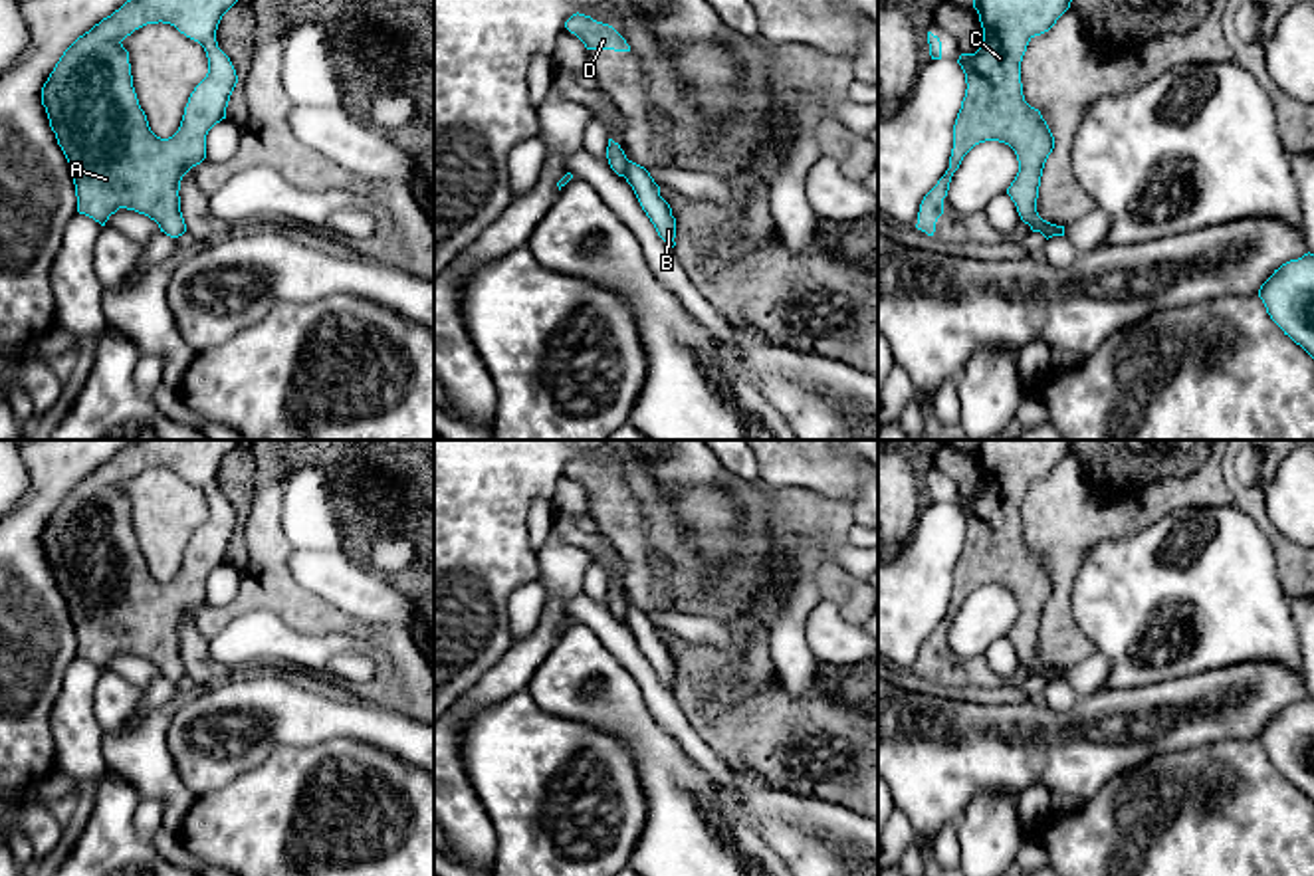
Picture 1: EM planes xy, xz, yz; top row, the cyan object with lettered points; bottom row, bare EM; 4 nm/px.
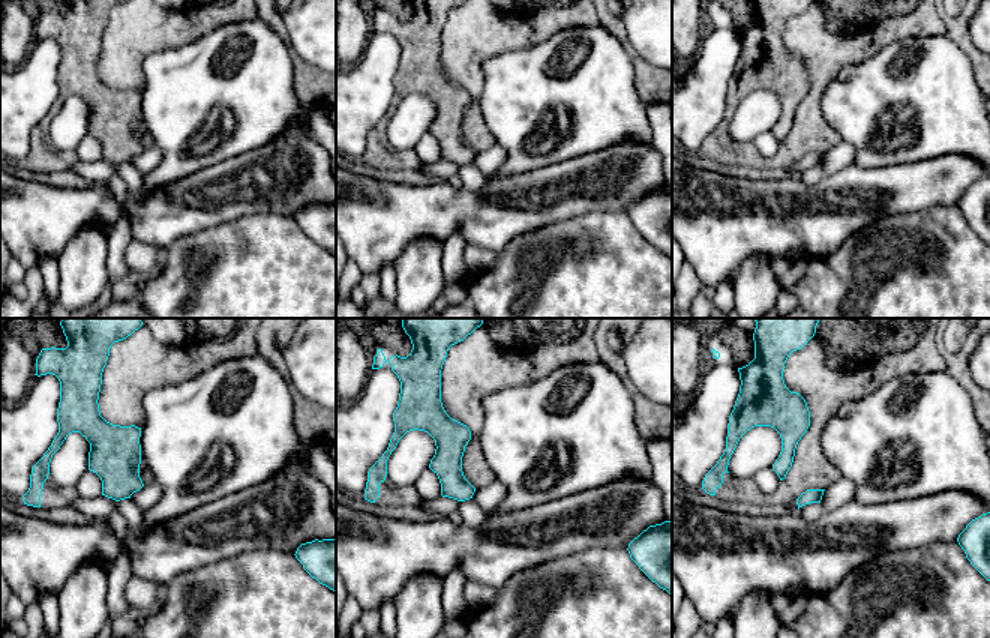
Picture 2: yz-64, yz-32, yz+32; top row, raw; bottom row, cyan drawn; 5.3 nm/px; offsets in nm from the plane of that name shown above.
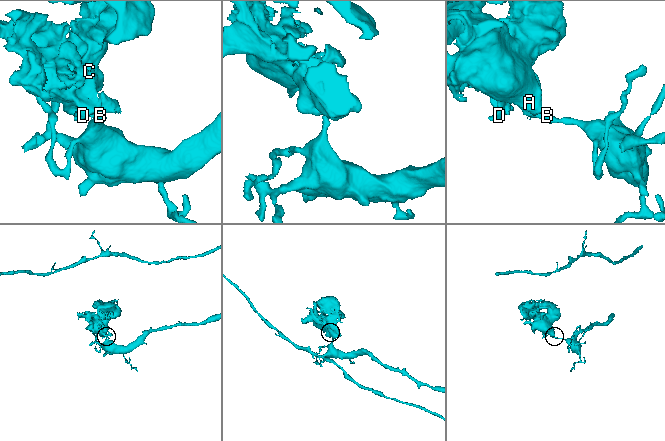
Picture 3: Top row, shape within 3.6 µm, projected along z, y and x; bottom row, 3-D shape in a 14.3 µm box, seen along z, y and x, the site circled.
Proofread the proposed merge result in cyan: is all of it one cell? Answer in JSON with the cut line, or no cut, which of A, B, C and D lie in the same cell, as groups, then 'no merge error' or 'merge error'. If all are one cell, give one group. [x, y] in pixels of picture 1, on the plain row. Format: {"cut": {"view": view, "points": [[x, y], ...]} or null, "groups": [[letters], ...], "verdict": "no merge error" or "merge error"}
{"cut": {"view": "xz", "points": [[629, 605], [625, 621]]}, "groups": [["A", "C", "D"], ["B"]], "verdict": "merge error"}

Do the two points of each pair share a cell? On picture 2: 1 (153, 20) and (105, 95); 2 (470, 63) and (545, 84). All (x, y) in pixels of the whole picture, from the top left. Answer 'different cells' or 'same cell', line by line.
1: same cell
2: different cells

